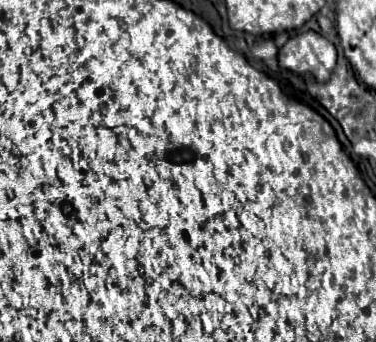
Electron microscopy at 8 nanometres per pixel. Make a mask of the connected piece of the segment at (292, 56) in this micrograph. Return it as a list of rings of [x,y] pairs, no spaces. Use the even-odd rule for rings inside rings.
[[[315,31],[295,33],[279,49],[279,67],[293,73],[311,73],[317,81],[329,81],[337,65],[337,49]]]

